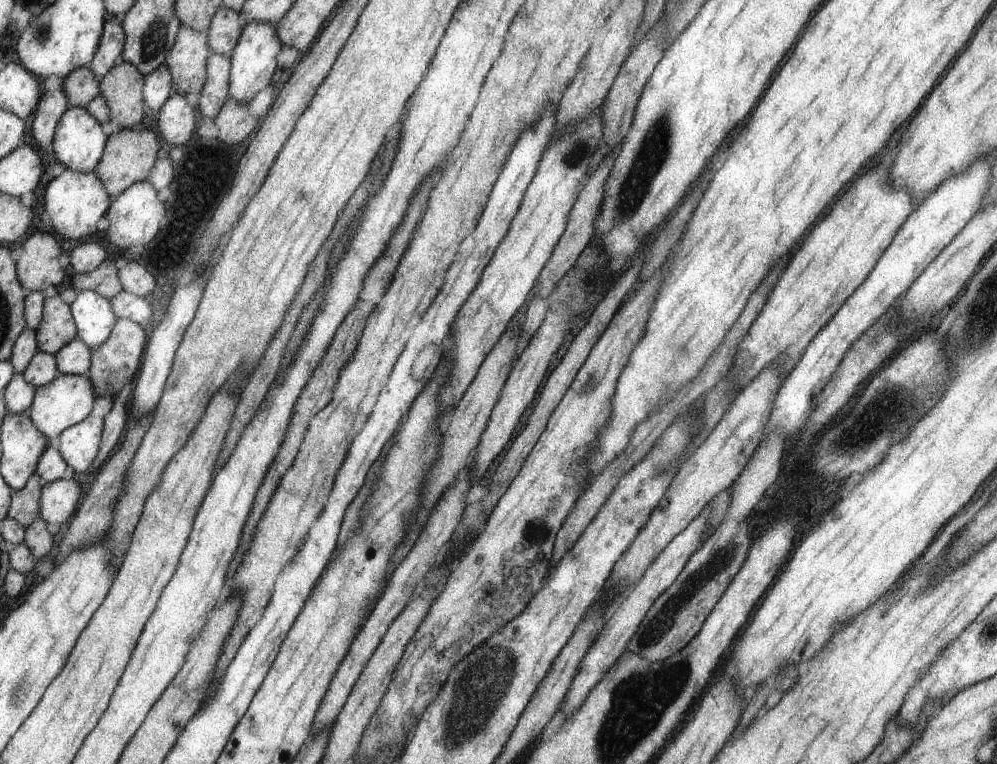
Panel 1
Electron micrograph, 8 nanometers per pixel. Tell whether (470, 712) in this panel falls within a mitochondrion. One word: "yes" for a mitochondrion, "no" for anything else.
yes

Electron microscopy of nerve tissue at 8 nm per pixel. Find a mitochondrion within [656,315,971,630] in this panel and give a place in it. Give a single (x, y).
(887, 411)

